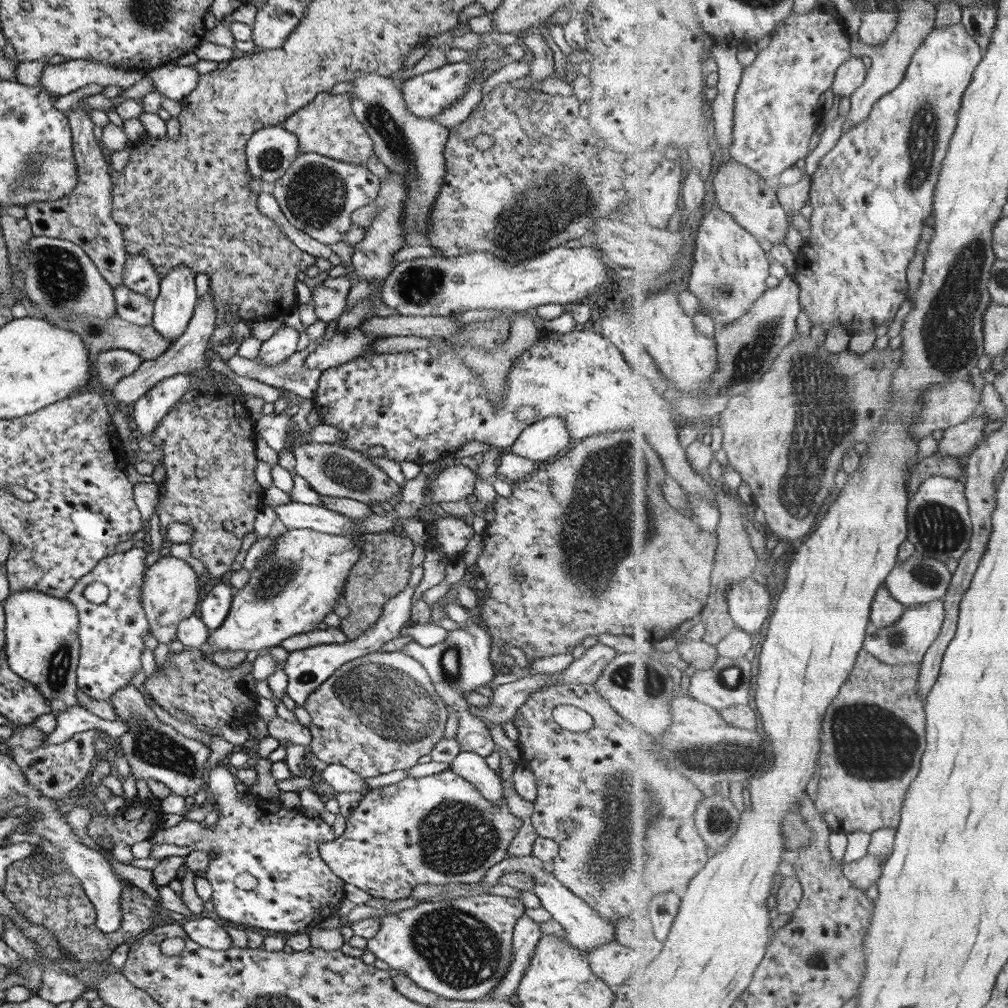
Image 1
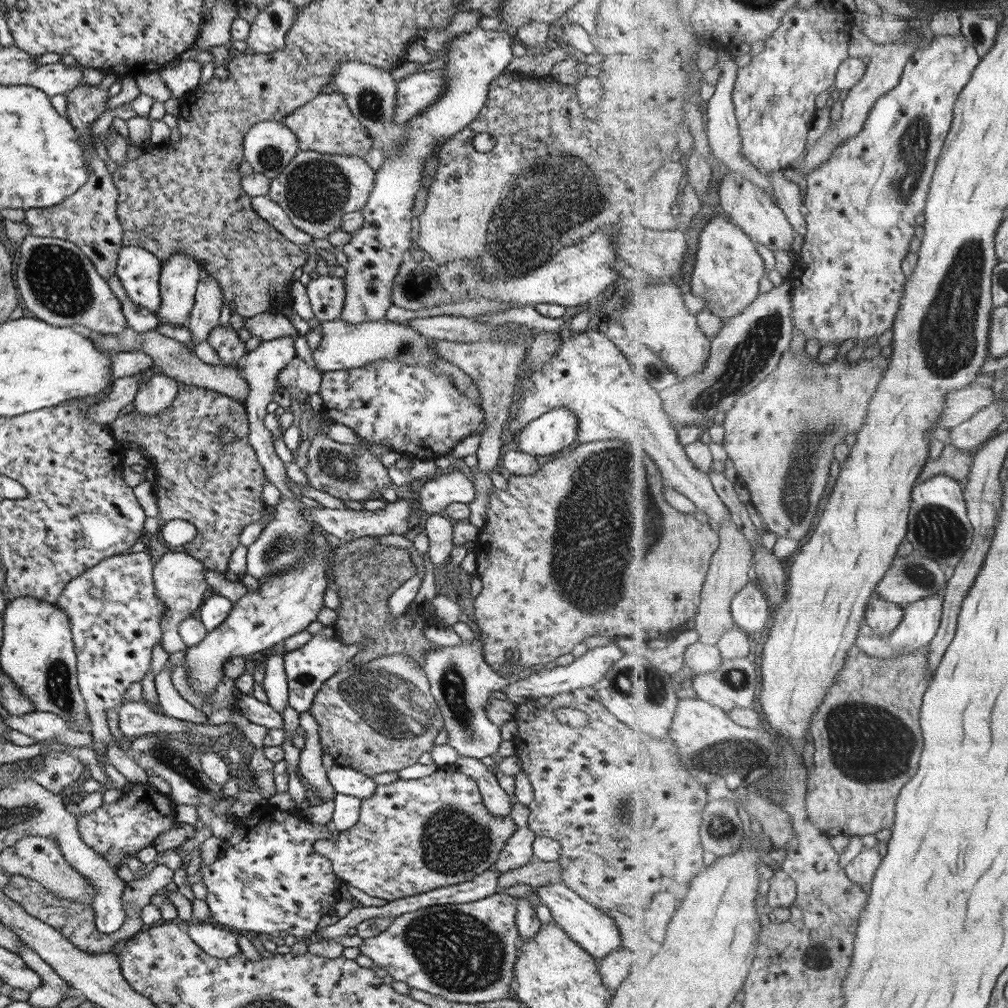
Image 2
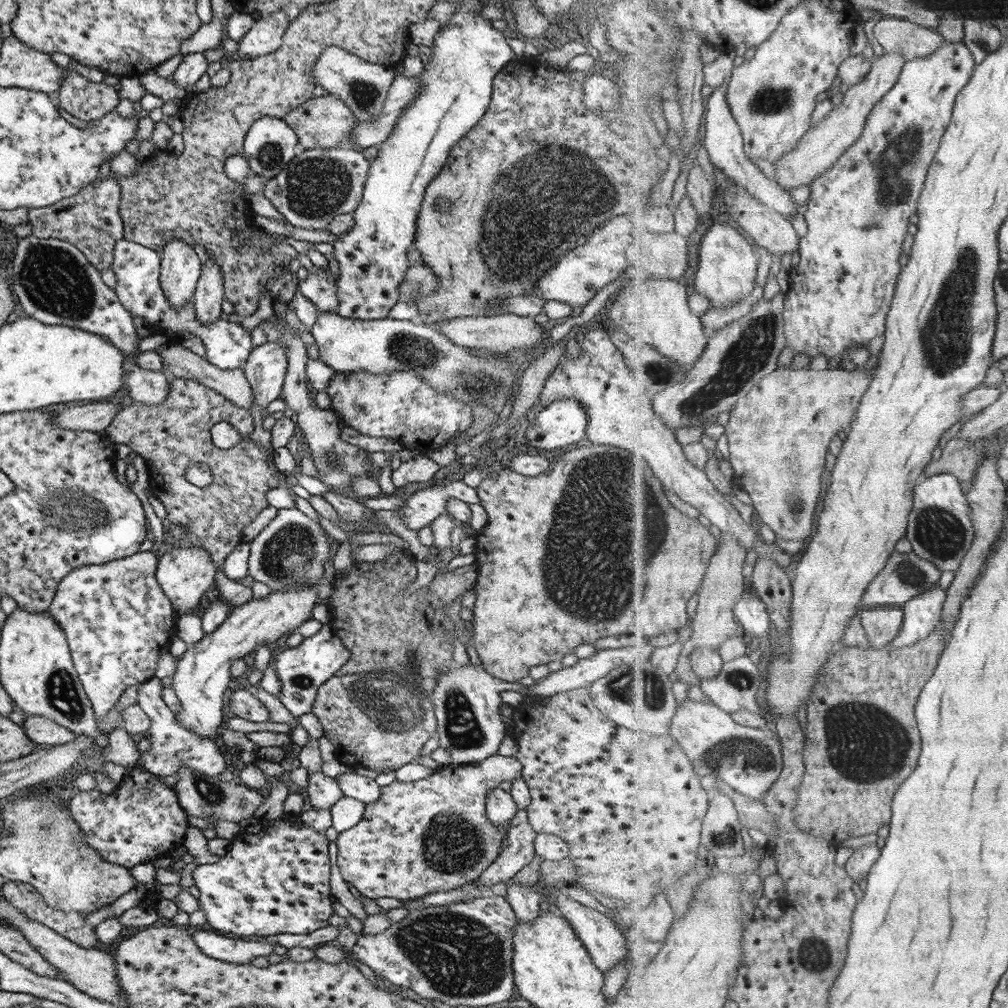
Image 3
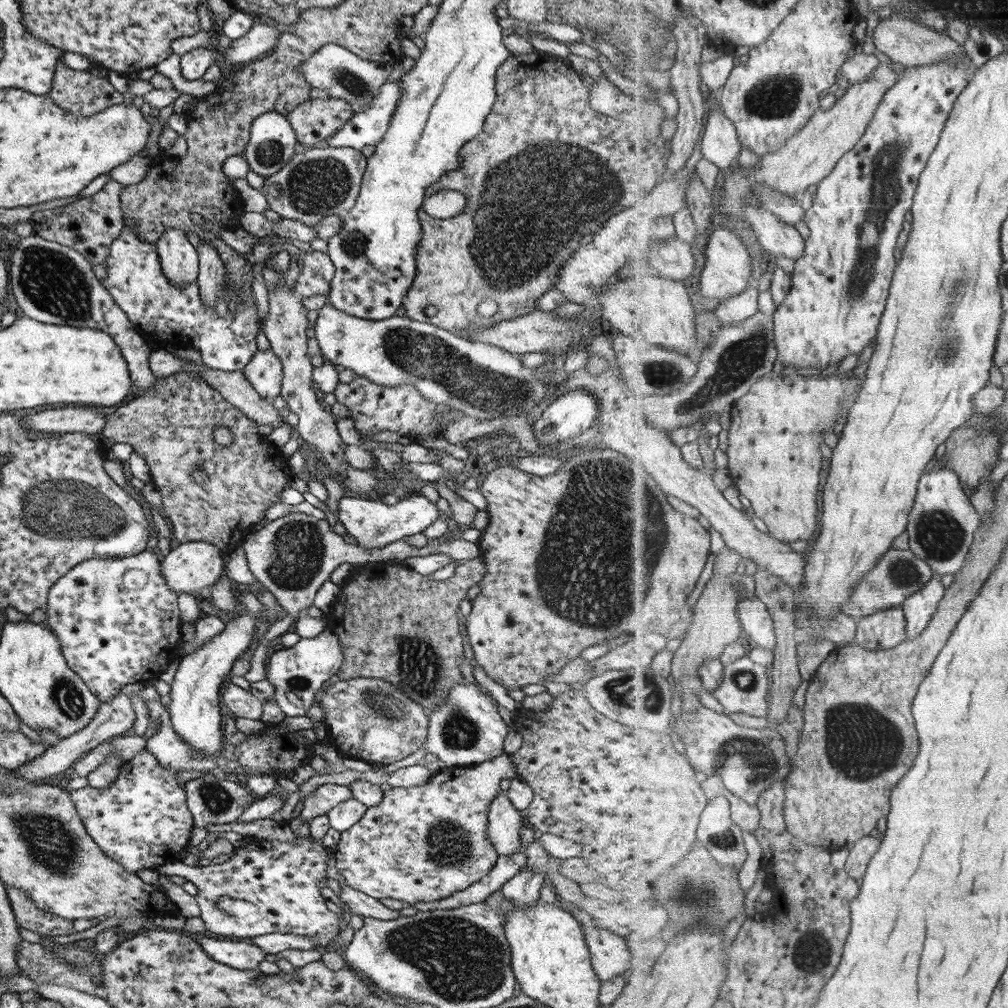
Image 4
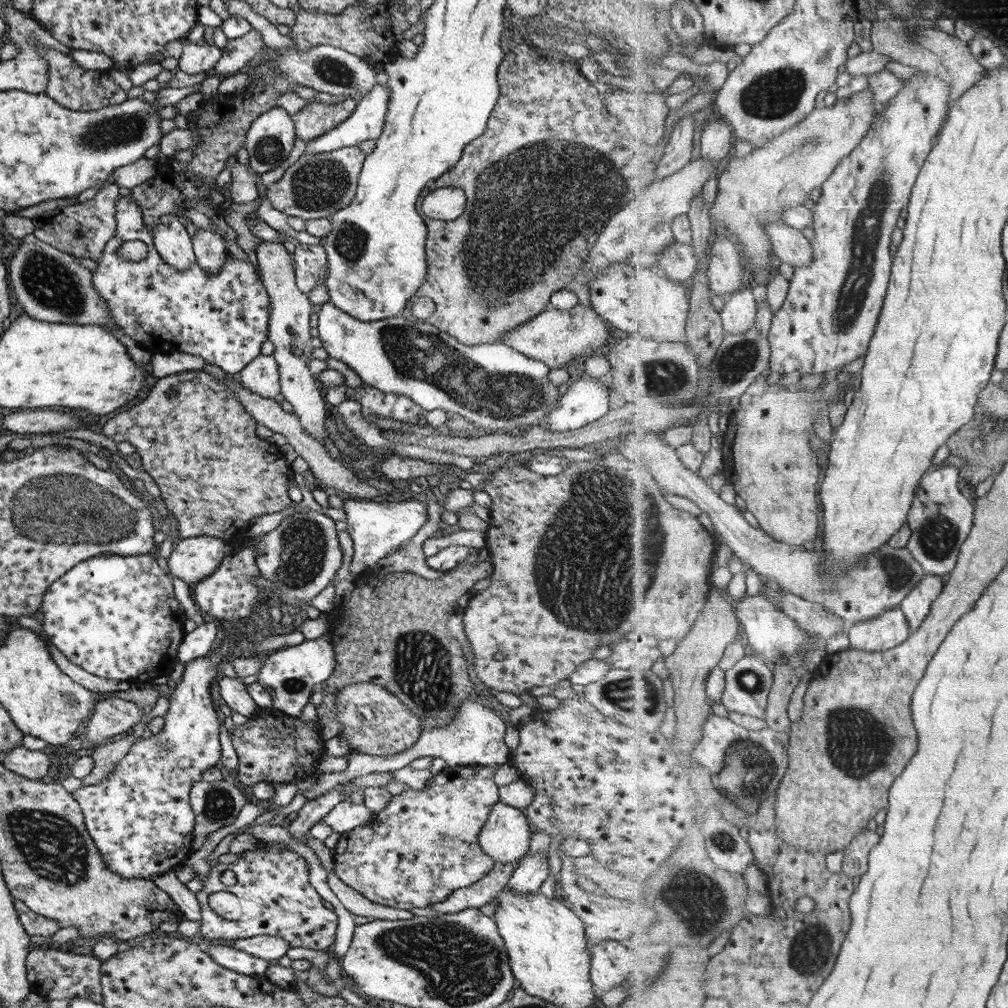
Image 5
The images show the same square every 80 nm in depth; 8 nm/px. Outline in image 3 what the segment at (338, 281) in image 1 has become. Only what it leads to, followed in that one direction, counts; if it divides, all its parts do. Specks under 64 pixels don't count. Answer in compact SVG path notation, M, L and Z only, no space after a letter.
M310 265L306 279L297 281L297 292L309 299L317 312L337 314L335 282L335 275L329 271L328 265L320 269Z

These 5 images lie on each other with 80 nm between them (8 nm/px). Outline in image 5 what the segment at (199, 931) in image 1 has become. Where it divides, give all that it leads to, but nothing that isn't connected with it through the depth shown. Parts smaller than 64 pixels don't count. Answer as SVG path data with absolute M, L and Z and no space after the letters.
M207 942L206 949L206 953L217 964L247 976L263 975L268 965L266 960L225 945L225 942Z

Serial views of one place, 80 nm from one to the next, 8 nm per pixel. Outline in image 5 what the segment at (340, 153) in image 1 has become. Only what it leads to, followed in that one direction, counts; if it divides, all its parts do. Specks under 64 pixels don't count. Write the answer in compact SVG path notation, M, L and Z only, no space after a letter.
M351 98L334 104L311 101L289 116L294 126L294 135L303 142L309 142L343 122L356 104Z

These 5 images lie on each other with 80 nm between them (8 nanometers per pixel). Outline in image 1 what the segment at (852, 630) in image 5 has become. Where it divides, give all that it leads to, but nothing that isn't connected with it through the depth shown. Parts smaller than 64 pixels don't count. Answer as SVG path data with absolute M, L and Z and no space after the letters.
M884 584L877 591L872 604L871 624L876 630L884 631L885 628L899 621L906 609L907 606L899 602Z

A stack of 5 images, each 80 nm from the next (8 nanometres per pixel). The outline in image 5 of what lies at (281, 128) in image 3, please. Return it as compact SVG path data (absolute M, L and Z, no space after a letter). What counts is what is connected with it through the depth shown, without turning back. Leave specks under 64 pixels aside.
M281 107L257 115L247 128L244 147L251 170L257 175L275 170L293 148L294 126Z

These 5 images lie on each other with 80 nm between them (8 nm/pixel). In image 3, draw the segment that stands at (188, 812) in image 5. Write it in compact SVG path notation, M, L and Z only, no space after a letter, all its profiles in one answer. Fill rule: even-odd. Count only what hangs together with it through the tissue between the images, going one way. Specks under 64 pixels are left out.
M317 585L272 590L263 598L252 598L230 607L225 620L213 632L204 634L196 643L189 645L176 661L170 684L180 705L174 720L181 728L203 740L215 740L219 725L223 722L223 693L225 688L234 684L230 676L231 663L249 654L259 644L275 642L283 634L295 633L302 622L311 619L311 608L316 605ZM139 766L127 768L127 772L121 778L112 794L99 793L97 789L92 791L78 791L71 798L69 813L77 823L81 835L85 837L87 845L99 853L99 856L107 861L130 869L135 864L152 862L157 856L170 852L181 846L181 838L187 830L186 812L179 806L174 788L167 787L161 782L161 777L151 775Z

